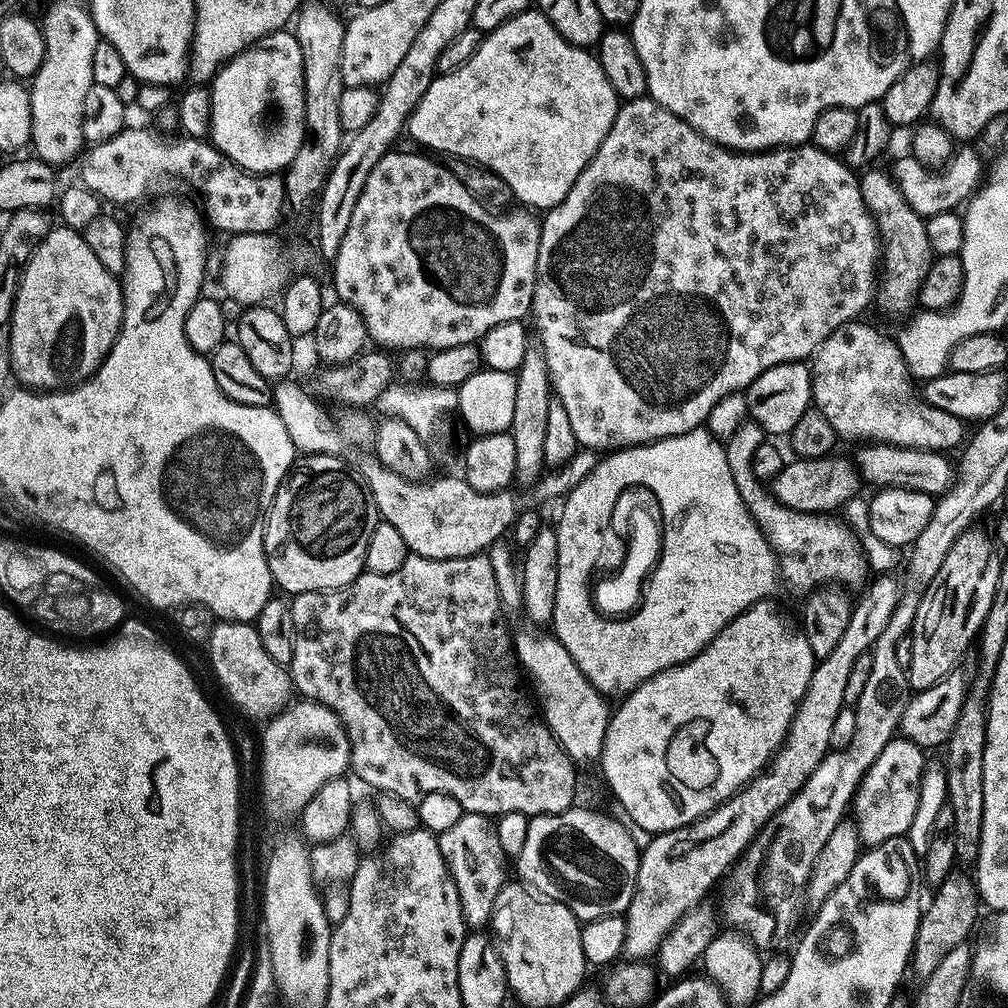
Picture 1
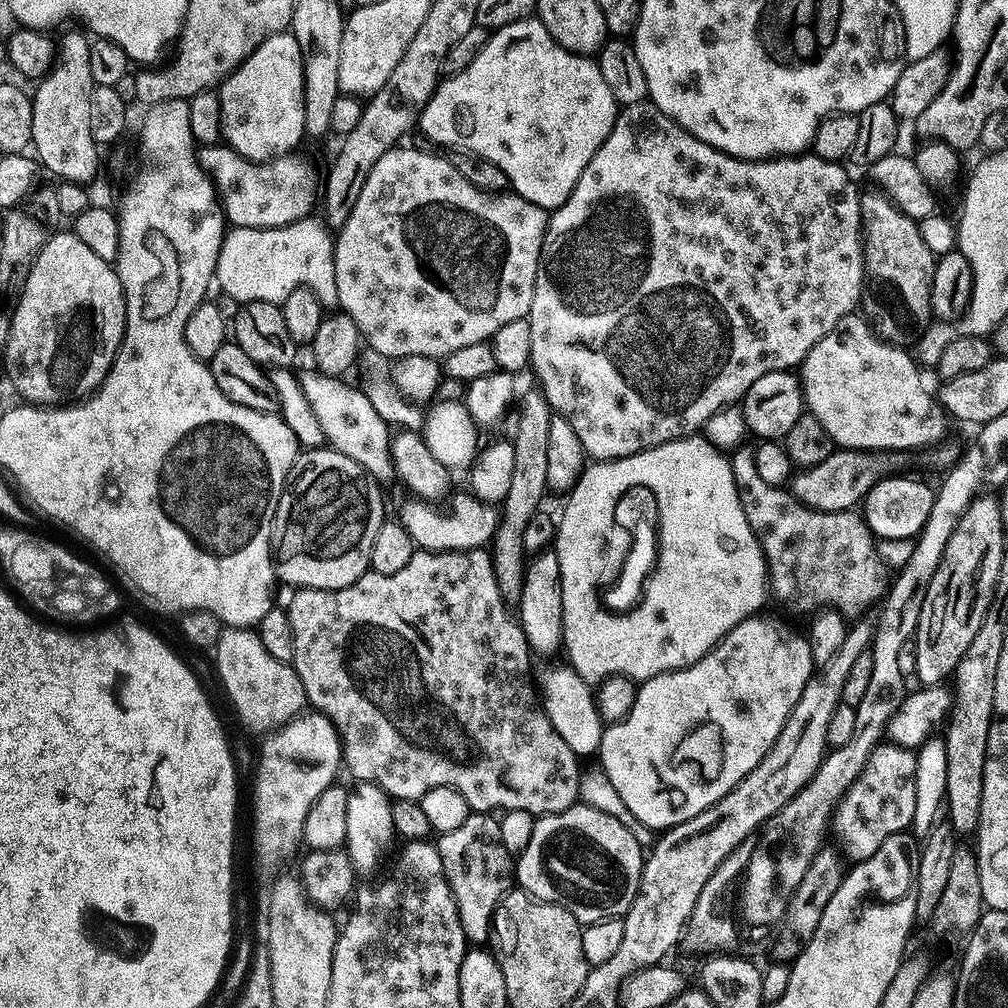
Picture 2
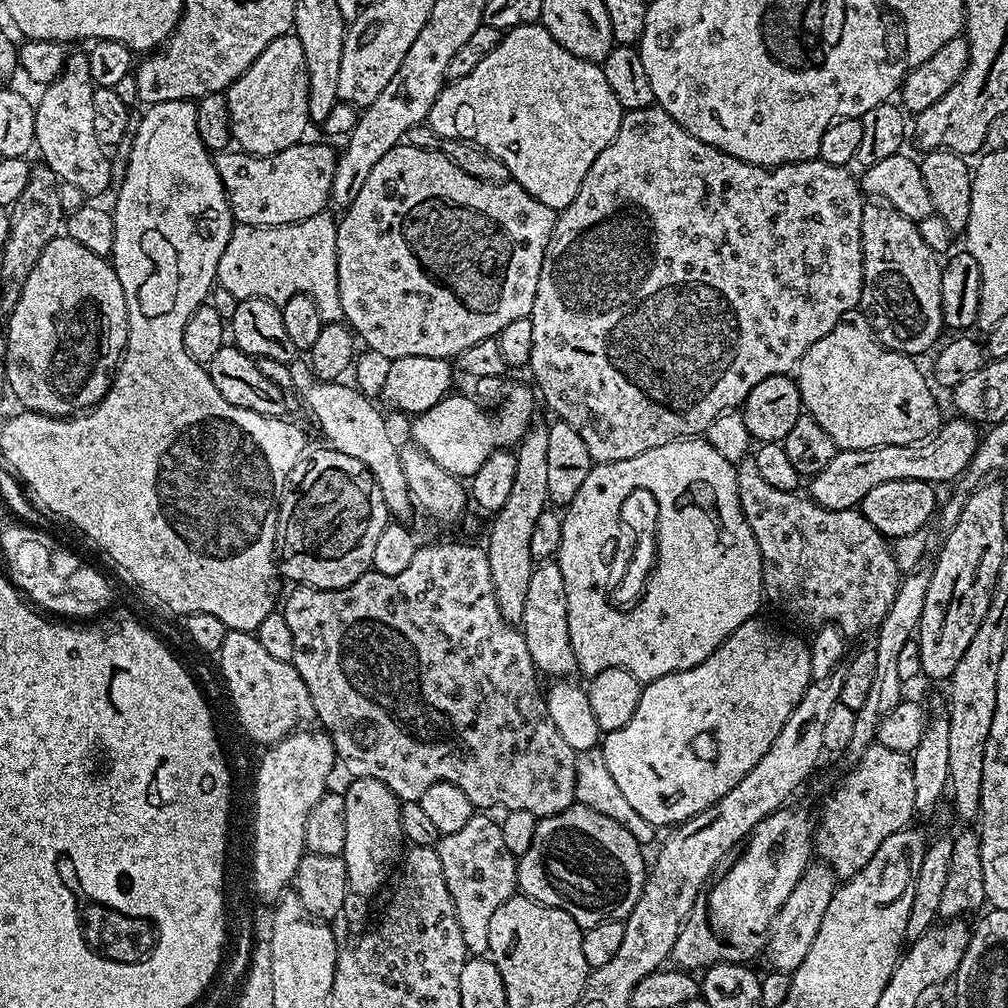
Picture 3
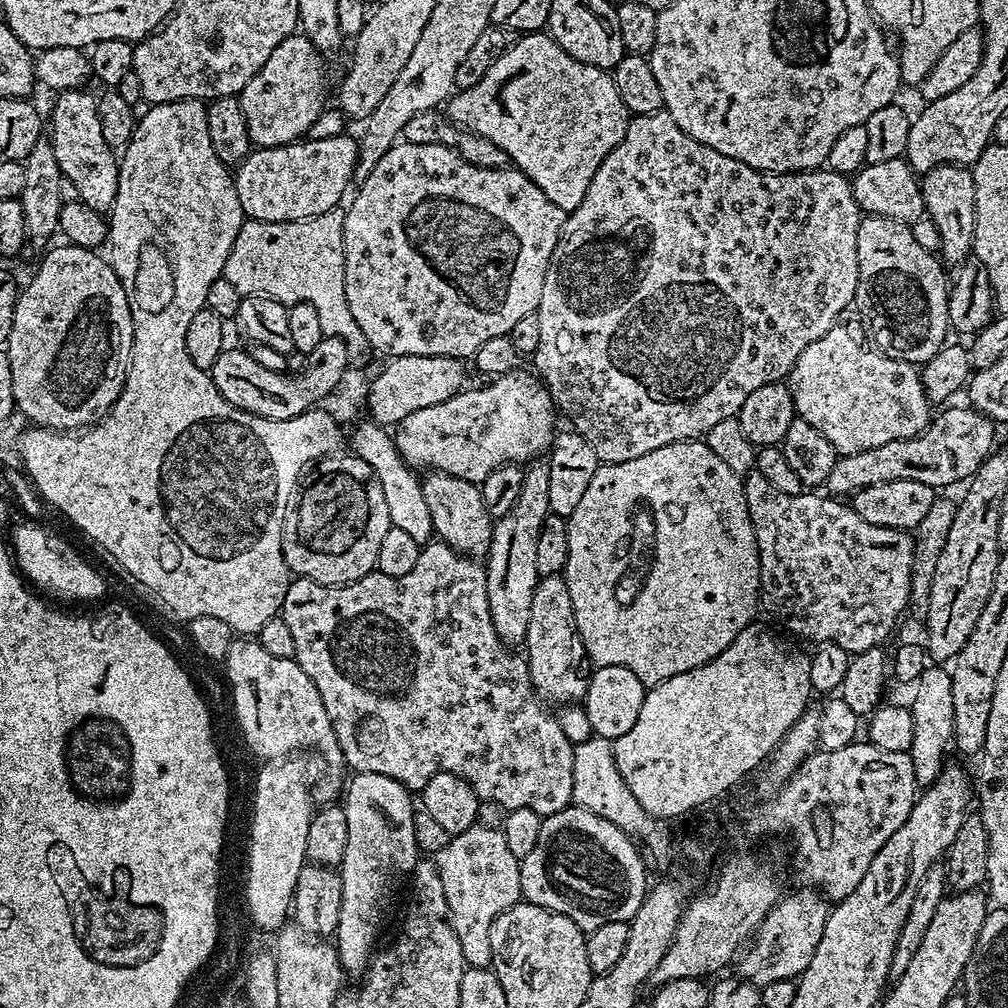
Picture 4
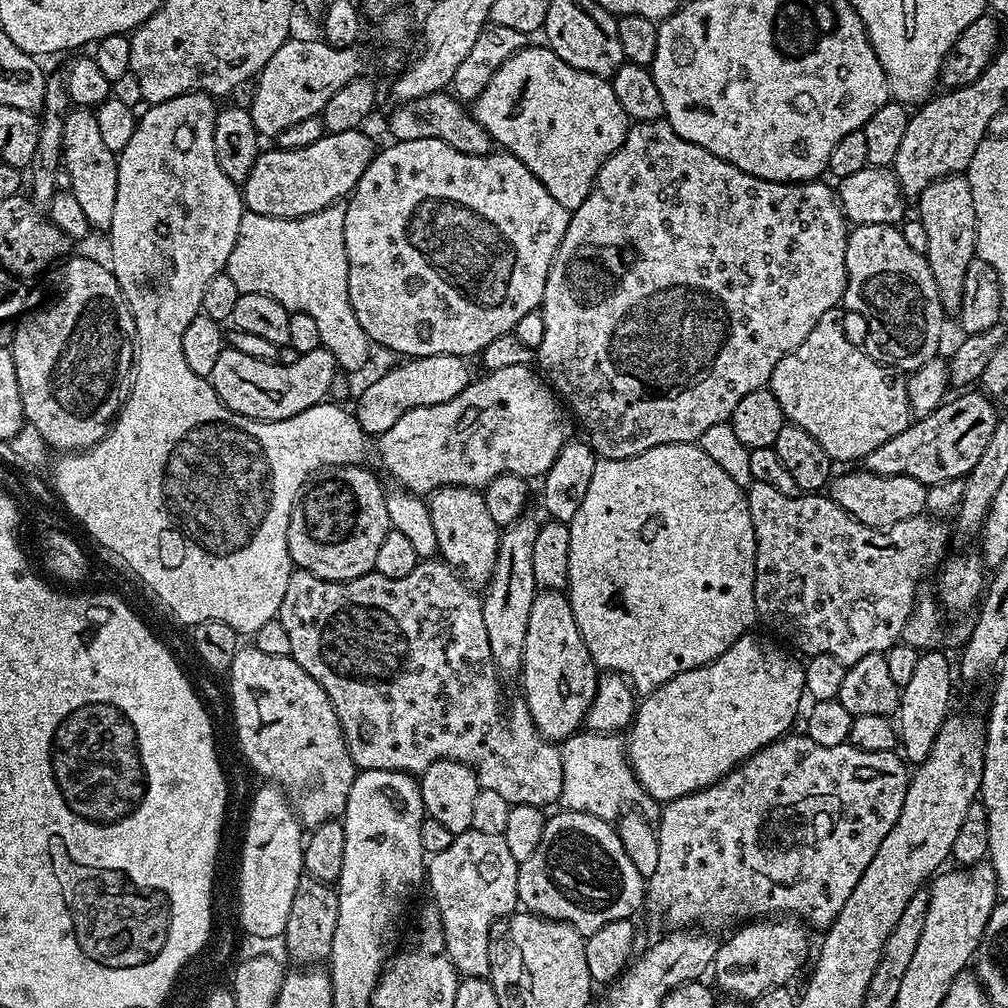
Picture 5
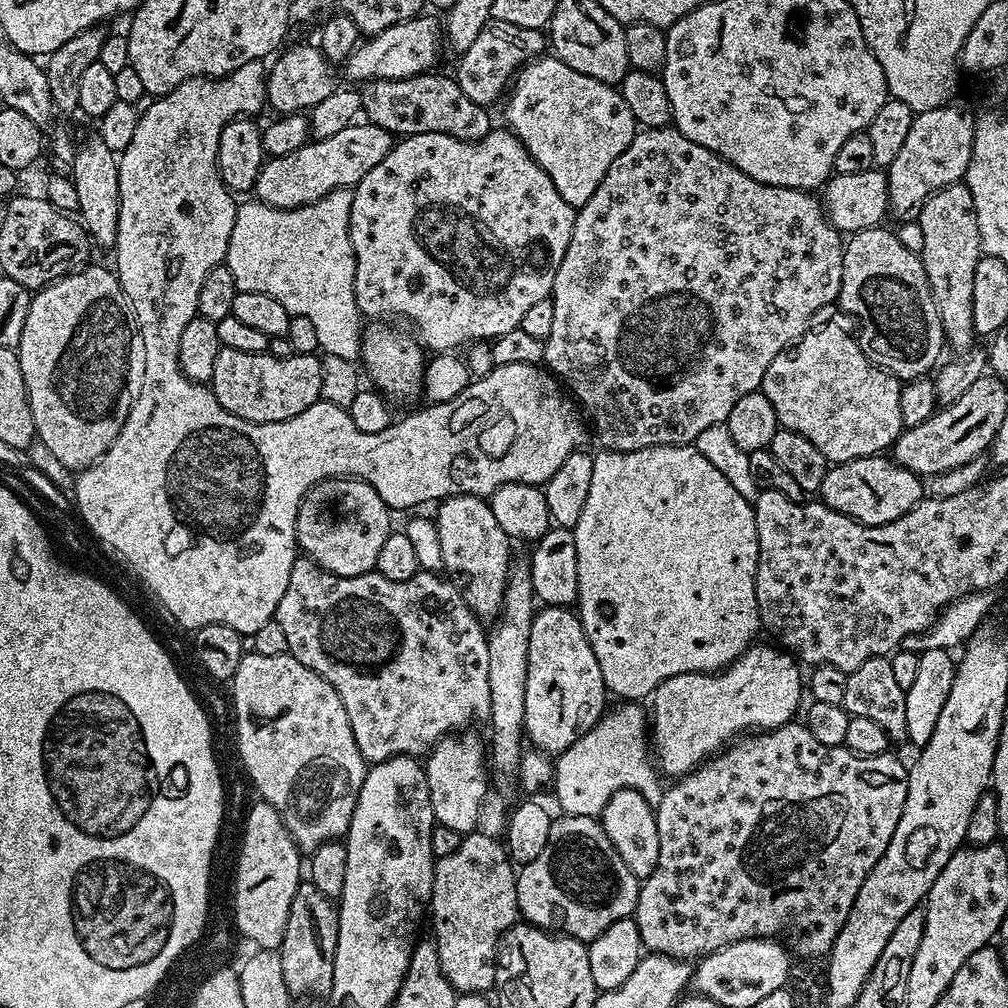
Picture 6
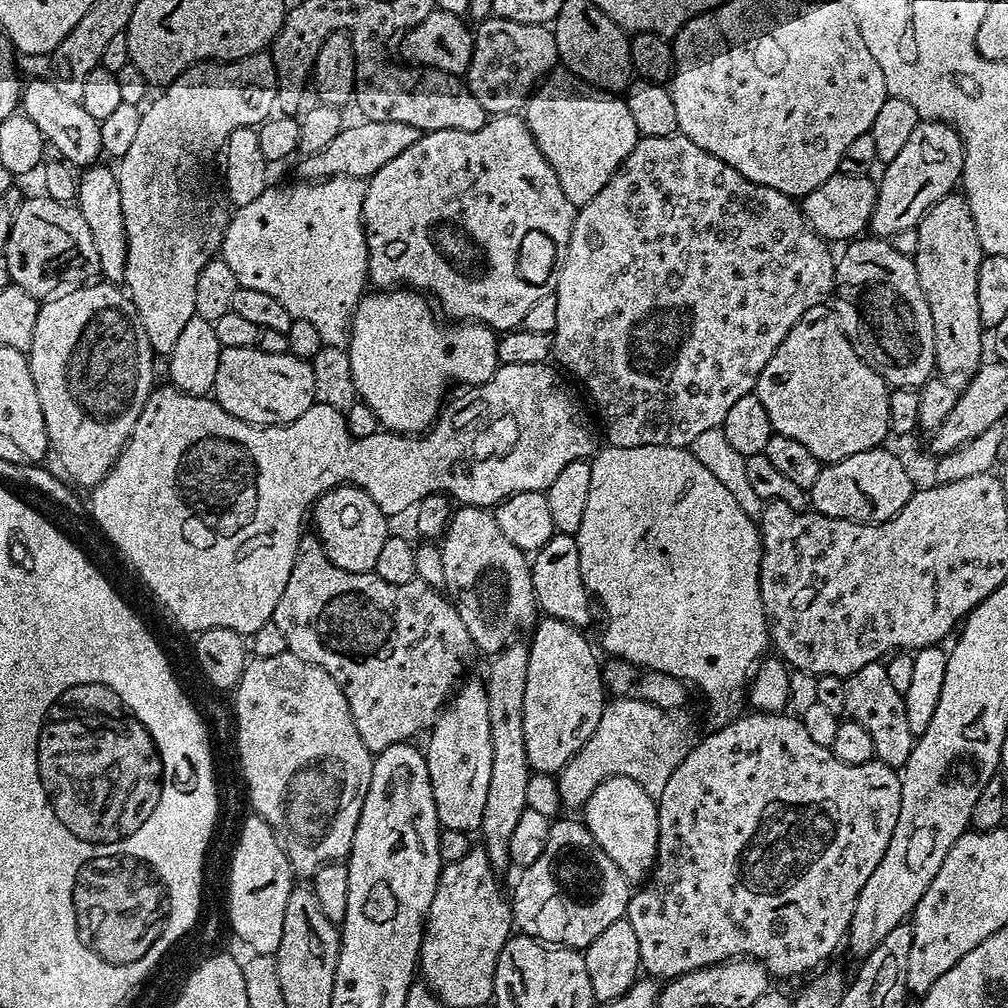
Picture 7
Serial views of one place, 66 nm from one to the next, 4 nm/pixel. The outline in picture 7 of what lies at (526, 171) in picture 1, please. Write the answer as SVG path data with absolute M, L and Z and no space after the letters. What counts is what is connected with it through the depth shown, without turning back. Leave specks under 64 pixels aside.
M567 70L553 71L537 87L528 97L522 116L528 121L534 142L538 142L538 150L554 166L566 198L577 206L593 200L598 190L610 182L641 137L627 99L594 90L591 84L585 84Z

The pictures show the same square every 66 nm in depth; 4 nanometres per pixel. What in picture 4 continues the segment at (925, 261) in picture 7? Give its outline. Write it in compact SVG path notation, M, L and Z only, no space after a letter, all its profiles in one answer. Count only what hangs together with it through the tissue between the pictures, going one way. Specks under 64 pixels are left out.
M943 164L934 170L923 173L920 189L927 219L932 220L938 230L939 259L948 266L963 264L973 255L972 243L974 242L974 222L976 221L974 178L971 171L959 164Z

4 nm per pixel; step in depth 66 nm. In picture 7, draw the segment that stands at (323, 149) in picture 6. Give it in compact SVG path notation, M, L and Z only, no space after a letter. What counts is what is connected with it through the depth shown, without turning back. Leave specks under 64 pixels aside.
M364 120L360 124L349 123L326 146L326 150L320 150L313 156L305 156L299 162L299 179L304 182L315 182L317 180L328 180L332 176L359 176L367 178L373 176L390 158L398 158L402 150L410 150L414 142L422 133L414 126L406 126L406 122L374 122Z

